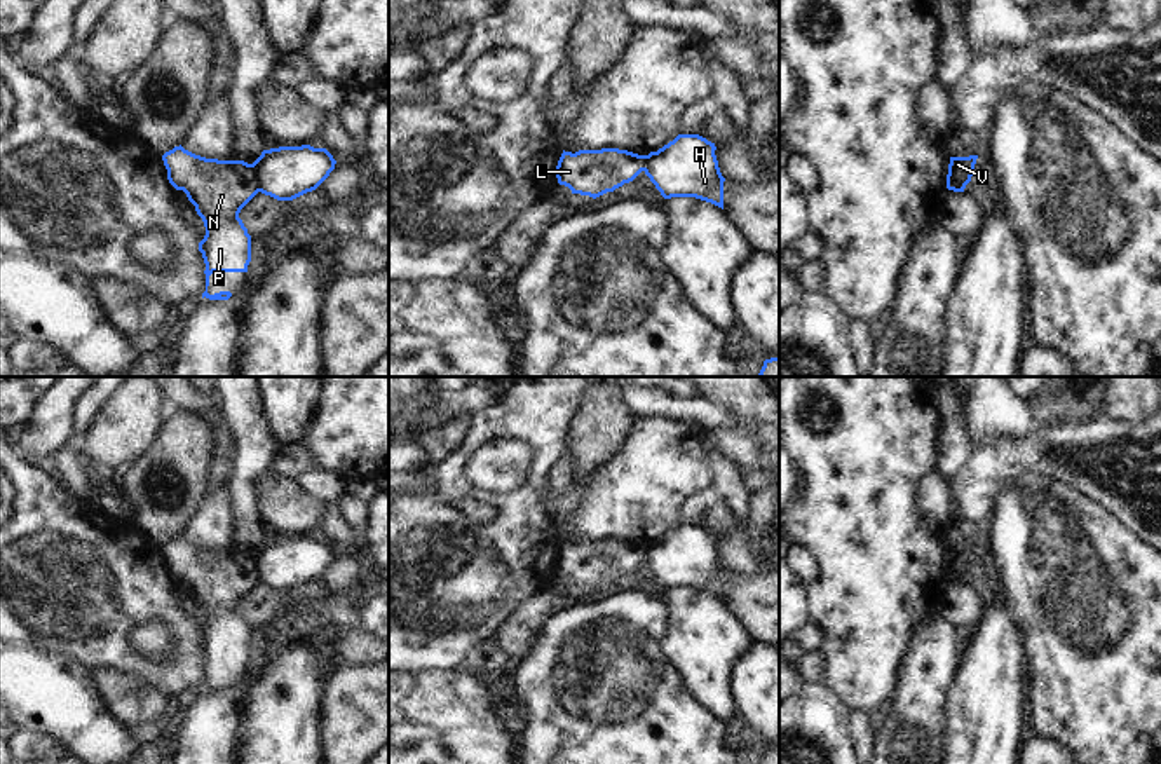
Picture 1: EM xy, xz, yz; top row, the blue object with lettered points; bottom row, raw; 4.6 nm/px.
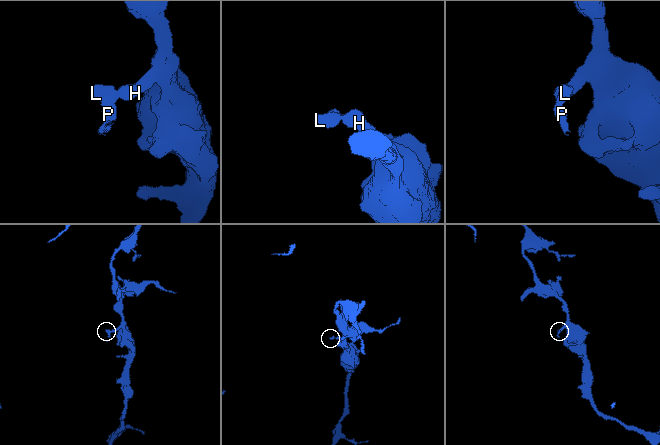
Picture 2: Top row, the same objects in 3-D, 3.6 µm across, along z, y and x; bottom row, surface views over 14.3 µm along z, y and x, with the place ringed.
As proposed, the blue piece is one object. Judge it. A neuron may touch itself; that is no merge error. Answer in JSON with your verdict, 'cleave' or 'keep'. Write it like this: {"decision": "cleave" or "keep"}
{"decision": "cleave"}

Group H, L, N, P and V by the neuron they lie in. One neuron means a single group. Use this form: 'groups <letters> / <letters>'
groups H V / L N P

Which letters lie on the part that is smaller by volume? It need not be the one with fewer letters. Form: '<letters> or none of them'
L, N, P

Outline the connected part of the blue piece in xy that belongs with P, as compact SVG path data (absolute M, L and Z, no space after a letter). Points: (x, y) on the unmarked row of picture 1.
M181 535L162 546L167 570L183 581L202 609L206 626L199 633L206 654L202 689L228 691L230 682L207 684L213 663L248 663L251 626L239 609L241 600L258 584L255 555L206 549Z

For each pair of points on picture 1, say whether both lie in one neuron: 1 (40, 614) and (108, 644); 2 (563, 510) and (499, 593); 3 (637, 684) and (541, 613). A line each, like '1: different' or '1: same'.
1: same
2: different
3: different

